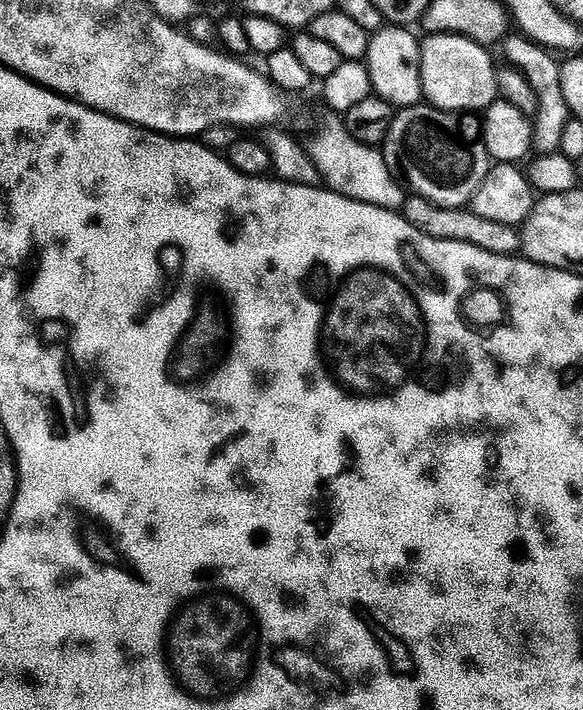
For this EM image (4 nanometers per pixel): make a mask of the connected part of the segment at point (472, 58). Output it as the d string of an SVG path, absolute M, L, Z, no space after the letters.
M455 34L429 35L420 50L420 73L424 96L433 108L447 112L472 114L475 108L487 109L497 99L497 65L488 57L489 49L464 36Z

